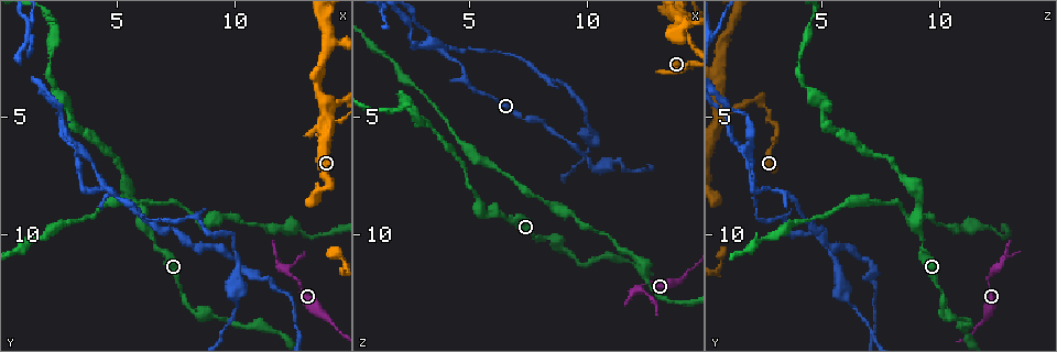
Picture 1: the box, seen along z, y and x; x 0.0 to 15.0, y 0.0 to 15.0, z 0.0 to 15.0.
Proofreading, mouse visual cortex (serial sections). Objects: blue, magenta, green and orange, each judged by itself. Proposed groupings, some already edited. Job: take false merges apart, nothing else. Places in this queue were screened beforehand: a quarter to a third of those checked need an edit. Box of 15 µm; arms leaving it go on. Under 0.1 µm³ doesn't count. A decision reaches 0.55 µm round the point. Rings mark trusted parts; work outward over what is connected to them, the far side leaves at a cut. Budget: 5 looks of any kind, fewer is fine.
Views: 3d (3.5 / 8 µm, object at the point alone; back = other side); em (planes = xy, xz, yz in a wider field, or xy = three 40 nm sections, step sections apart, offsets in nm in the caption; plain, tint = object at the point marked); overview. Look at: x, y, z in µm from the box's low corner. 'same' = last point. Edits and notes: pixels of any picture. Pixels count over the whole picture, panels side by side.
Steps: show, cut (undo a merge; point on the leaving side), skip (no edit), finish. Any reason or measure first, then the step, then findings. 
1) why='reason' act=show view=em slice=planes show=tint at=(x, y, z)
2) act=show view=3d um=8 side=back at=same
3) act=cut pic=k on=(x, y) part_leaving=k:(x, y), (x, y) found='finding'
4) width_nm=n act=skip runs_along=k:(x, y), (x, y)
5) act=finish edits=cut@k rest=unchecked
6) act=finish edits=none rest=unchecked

why='sudden change in width' act=show view=3d um=8 at=(11.2, 11.8, 6.8)

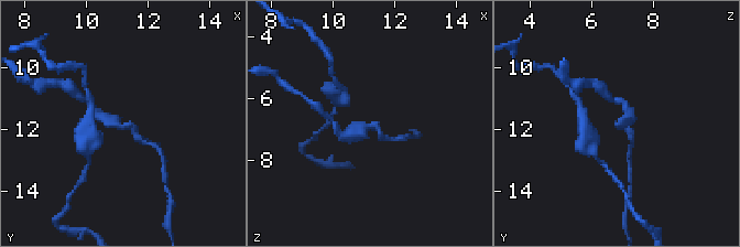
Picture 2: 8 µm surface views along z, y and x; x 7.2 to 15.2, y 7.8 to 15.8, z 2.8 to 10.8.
why='closer look' act=show view=3d um=3.5 at=(11.2, 11.8, 6.8)

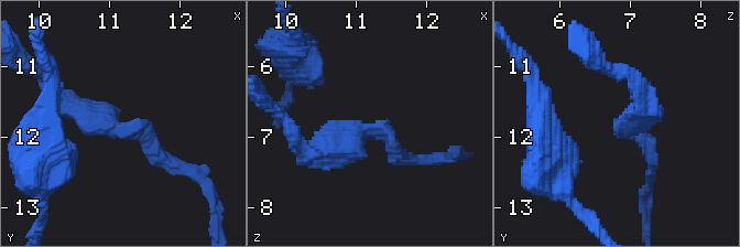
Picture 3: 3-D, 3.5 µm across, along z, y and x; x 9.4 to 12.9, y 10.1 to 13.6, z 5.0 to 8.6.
act=skip runs_along=3:(63, 105), (143, 129), (167, 162) found='all the same cell'

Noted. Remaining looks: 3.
why='sharp bend' act=show view=3d um=8 at=(13.5, 5.6, 3.2)

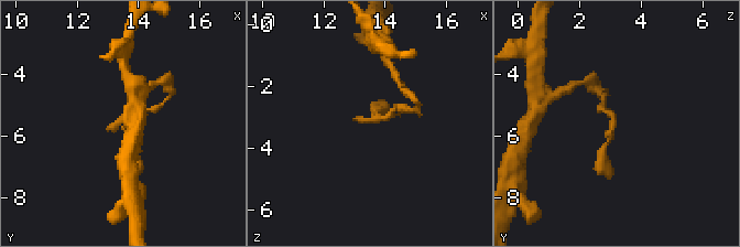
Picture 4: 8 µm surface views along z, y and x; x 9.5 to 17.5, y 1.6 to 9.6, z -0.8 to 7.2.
why='zoom in' act=show view=3d um=3.5 at=(13.4, 5.7, 3.2)

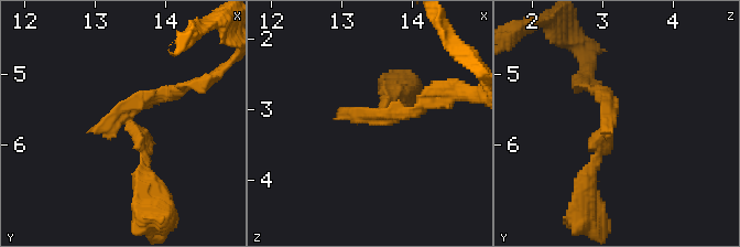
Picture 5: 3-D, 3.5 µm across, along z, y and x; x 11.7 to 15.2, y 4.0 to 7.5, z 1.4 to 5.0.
why='now the EM' act=show view=em slice=xy step=3 show=tint at=(13.40, 5.65, 3.10)

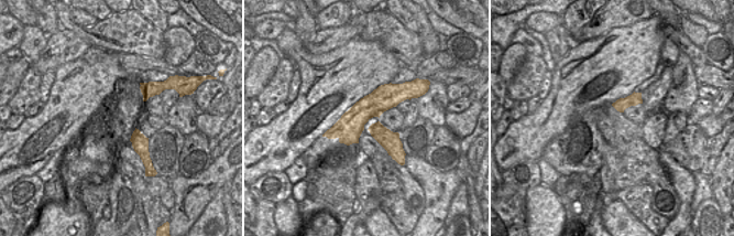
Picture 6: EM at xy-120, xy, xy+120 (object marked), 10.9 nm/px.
act=skip runs_along=6:(407, 96), (385, 96), (328, 133) found='continuous, no second cell'

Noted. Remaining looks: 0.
act=finish edits=none rest=unchecked

